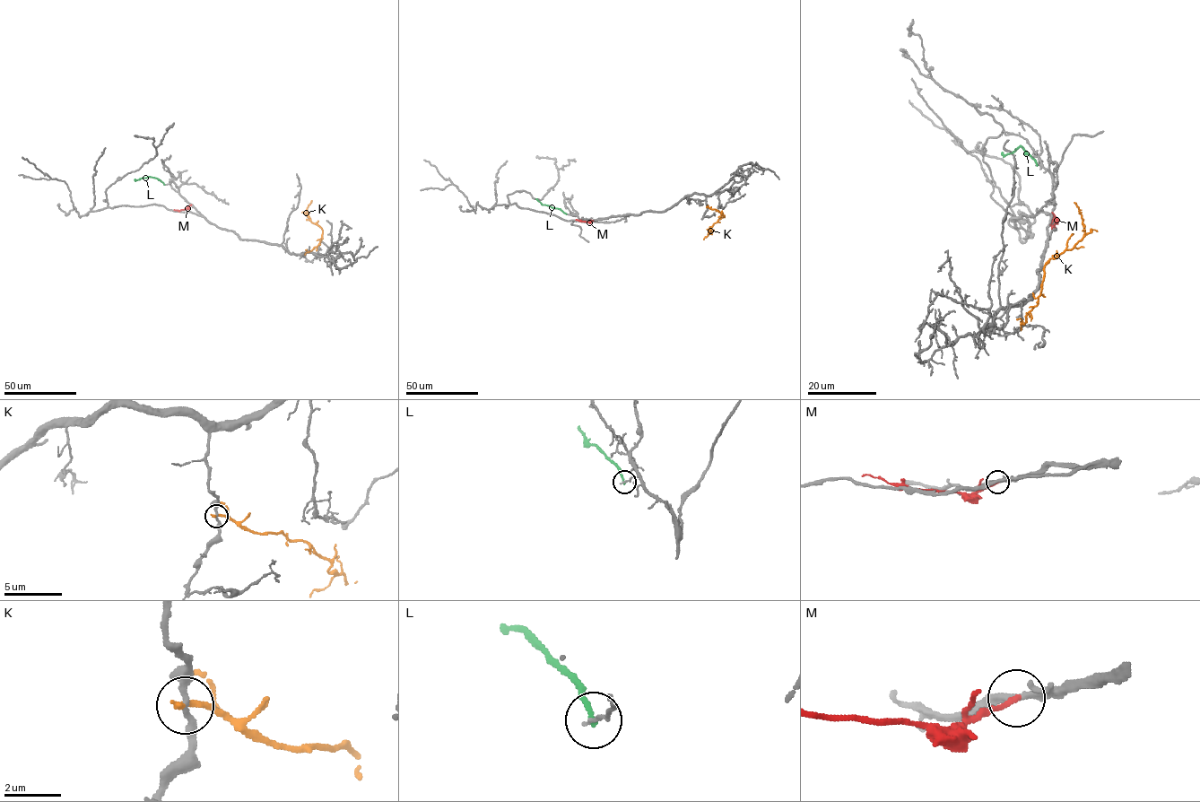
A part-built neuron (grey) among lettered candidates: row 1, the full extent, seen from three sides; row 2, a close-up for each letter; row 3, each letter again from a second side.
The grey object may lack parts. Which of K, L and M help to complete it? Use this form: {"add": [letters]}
{"add": []}

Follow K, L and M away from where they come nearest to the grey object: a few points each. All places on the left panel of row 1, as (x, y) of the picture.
K: (305, 253), (319, 244), (322, 233), (322, 229), (307, 215), (311, 200)
L: (164, 184), (149, 177), (134, 179)
M: (191, 204), (184, 209), (174, 209)

